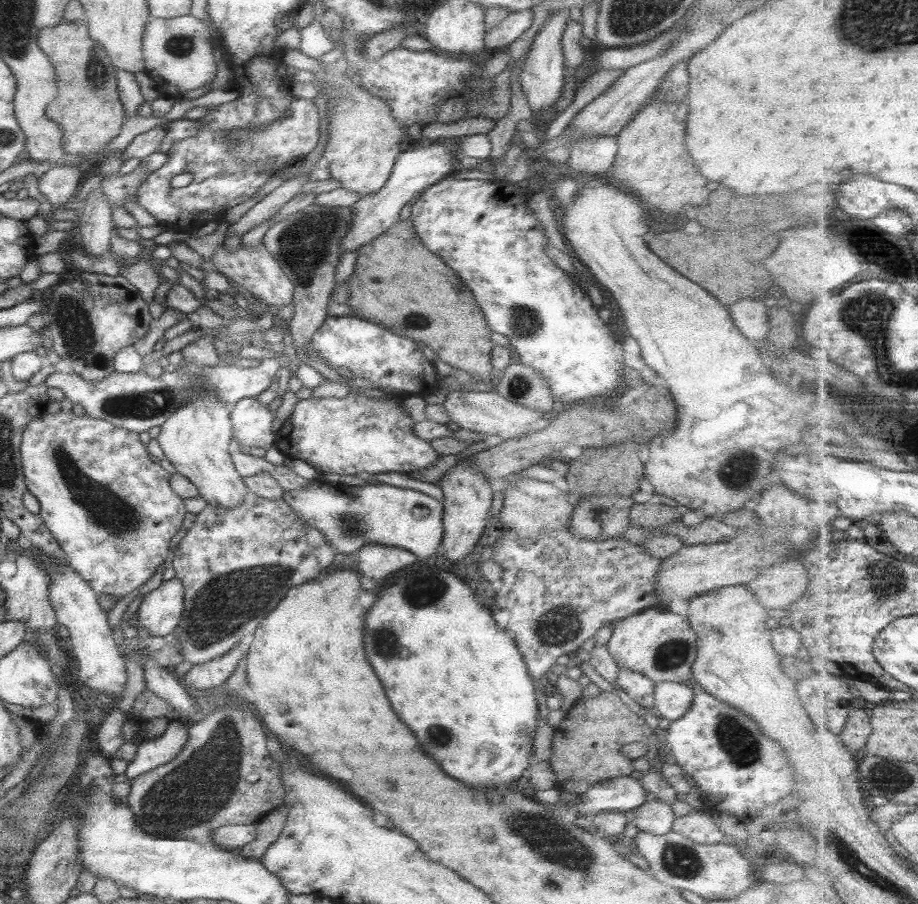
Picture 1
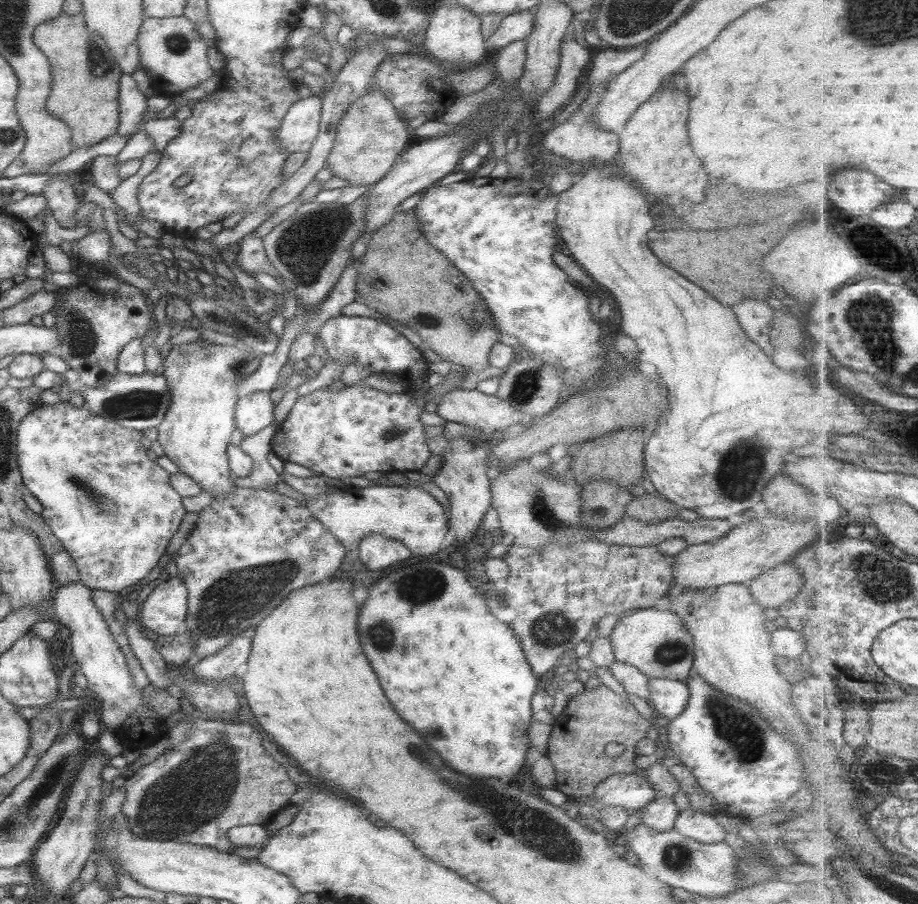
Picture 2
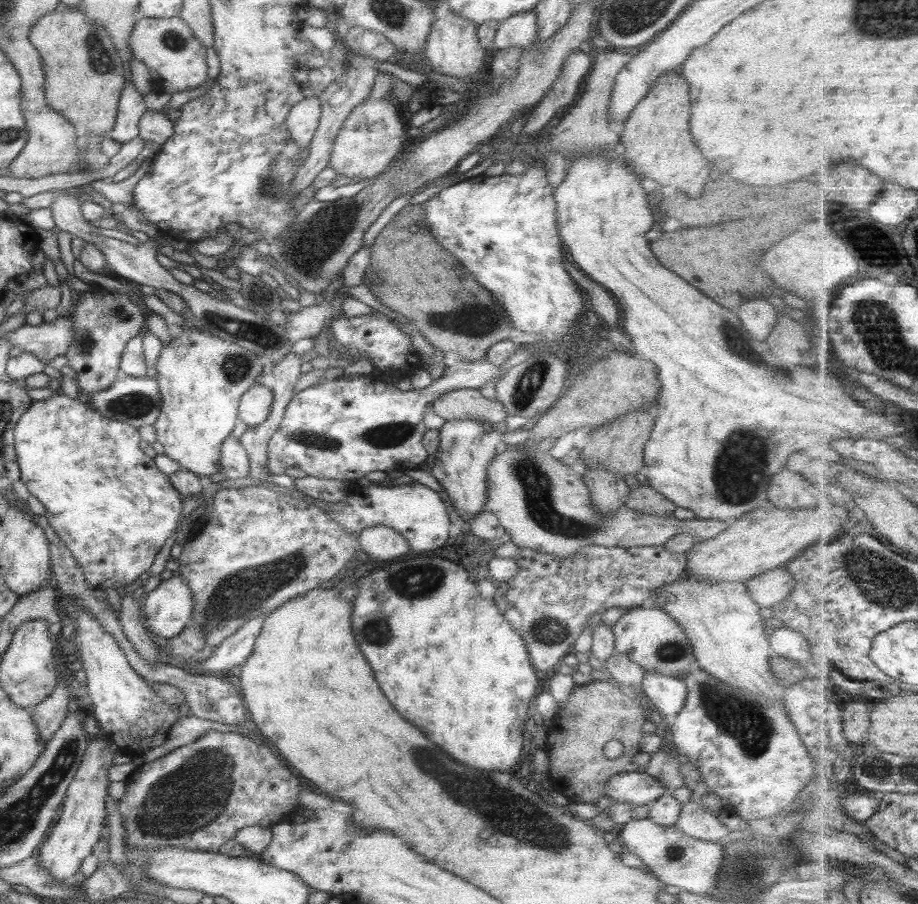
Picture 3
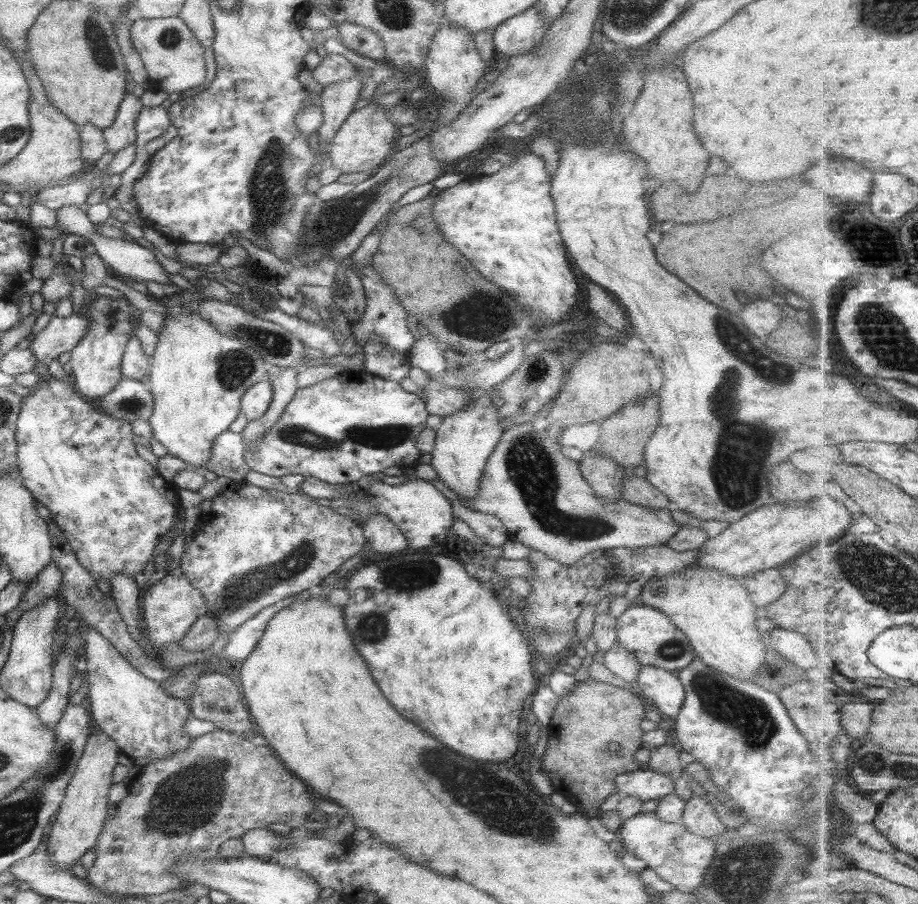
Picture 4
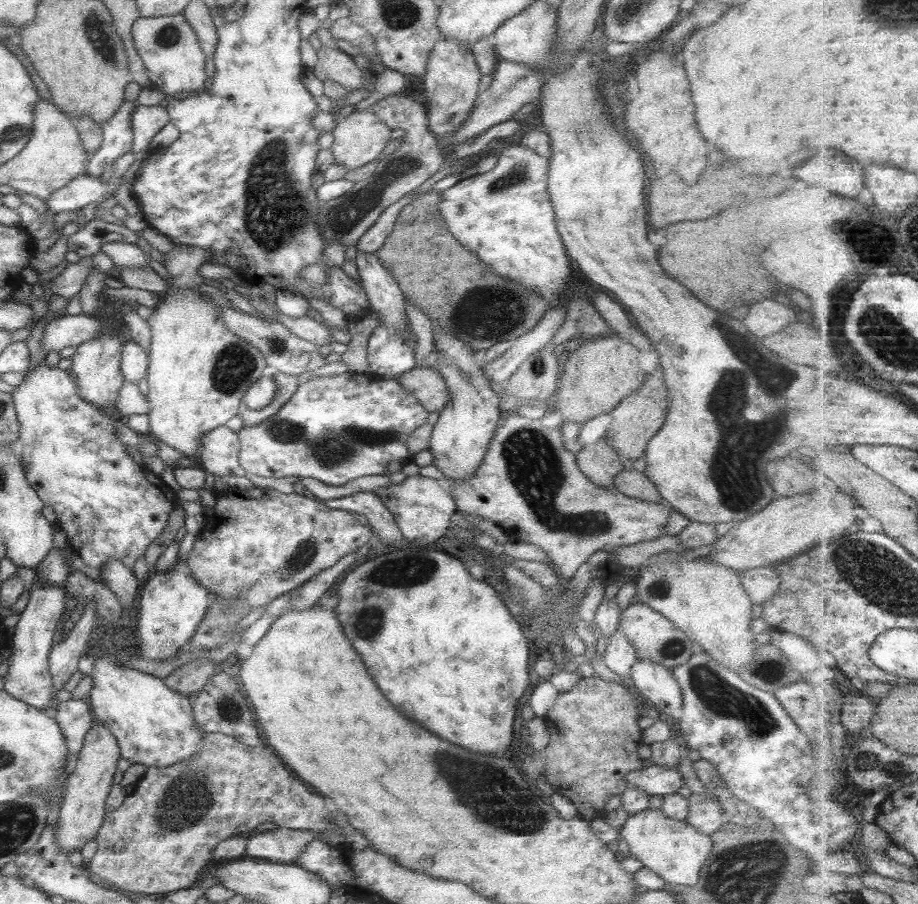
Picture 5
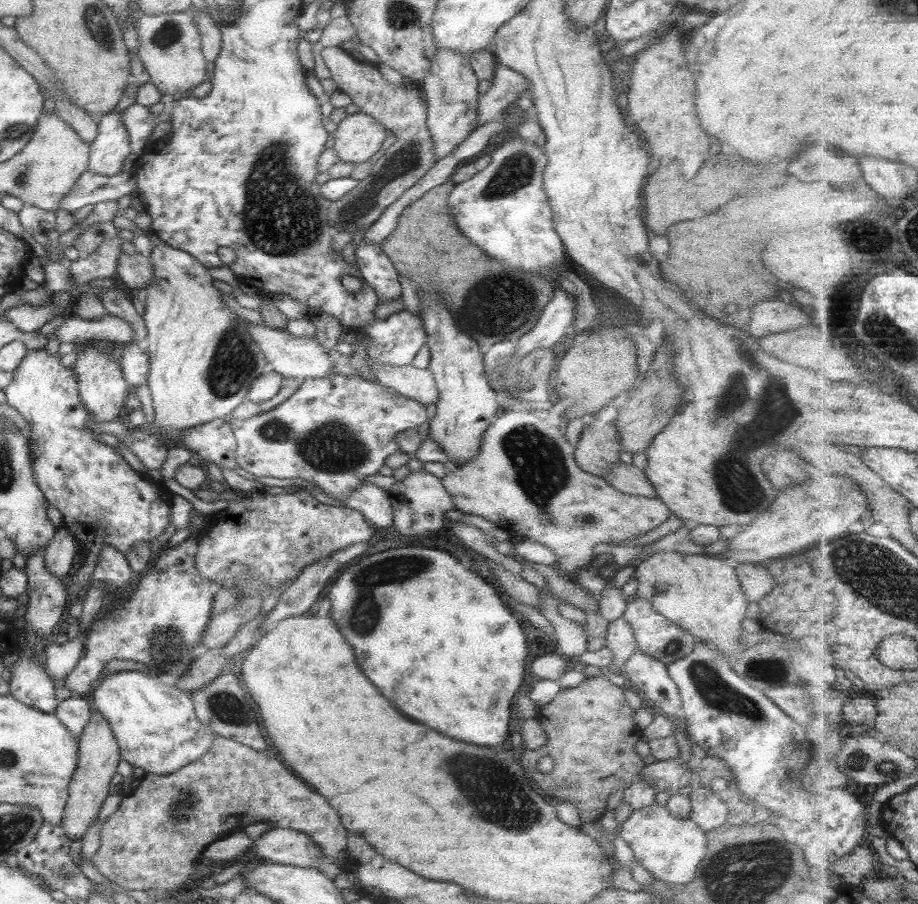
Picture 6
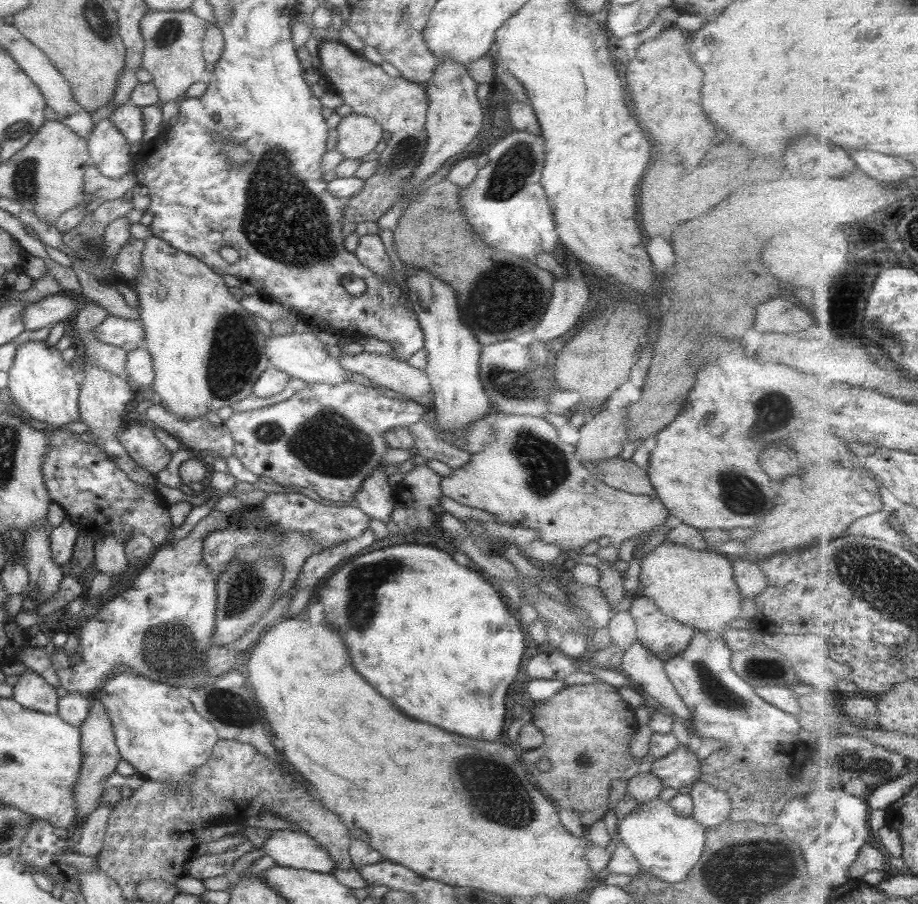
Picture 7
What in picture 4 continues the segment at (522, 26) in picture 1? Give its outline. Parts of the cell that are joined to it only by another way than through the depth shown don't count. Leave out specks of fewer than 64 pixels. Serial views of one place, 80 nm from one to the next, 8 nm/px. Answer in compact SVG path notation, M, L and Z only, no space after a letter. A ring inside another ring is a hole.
M534 6L499 24L491 37L494 51L509 57L523 54L541 40L547 27Z

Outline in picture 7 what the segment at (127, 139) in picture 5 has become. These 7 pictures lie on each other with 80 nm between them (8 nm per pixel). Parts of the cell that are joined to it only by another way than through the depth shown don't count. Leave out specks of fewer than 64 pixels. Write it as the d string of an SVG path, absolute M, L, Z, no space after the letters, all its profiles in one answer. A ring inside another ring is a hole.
M109 119L97 120L86 138L86 147L89 155L88 166L95 166L97 172L105 178L116 179L132 170L133 156L130 154L130 145Z

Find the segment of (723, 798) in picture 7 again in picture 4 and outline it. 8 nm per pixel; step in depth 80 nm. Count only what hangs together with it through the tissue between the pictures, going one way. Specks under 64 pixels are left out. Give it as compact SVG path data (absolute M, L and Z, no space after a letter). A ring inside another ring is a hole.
M692 795L684 801L679 822L687 832L709 839L729 829L715 817L714 807L703 796Z

